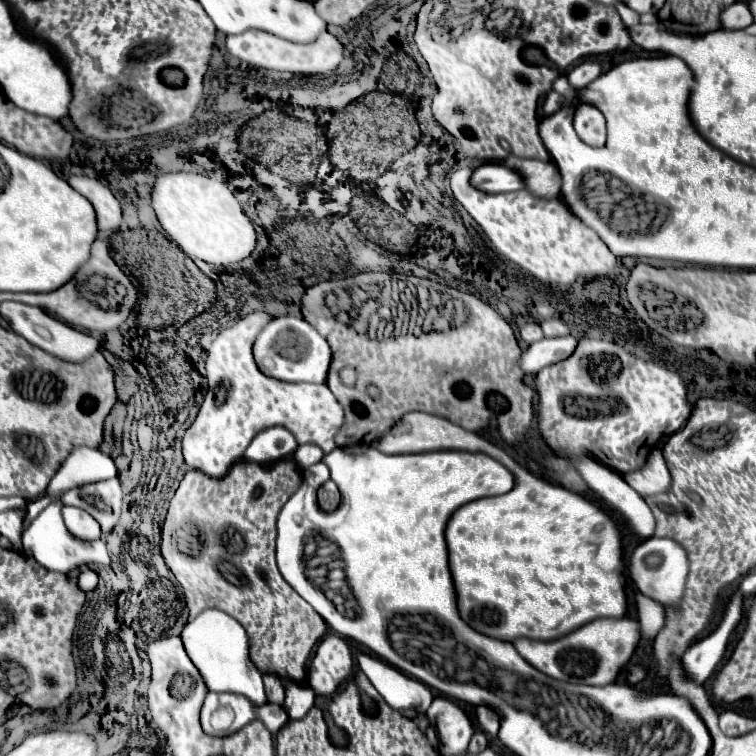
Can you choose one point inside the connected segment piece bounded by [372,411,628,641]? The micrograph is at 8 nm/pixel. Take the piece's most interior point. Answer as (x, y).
(539, 562)

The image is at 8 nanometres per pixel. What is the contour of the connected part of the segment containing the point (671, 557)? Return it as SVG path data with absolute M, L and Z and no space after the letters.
M652 537L652 539L644 541L640 547L636 547L636 551L632 553L628 573L642 593L646 593L650 597L658 597L658 601L662 601L666 607L670 607L682 599L684 583L686 583L686 575L688 575L688 557L686 557L686 551L676 541Z

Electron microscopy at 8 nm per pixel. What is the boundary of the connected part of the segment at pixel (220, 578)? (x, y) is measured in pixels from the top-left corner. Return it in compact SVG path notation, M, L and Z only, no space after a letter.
M282 459L272 465L234 463L230 473L220 479L190 469L180 481L180 487L176 489L170 501L168 515L162 527L162 555L166 559L166 565L184 589L190 619L194 619L198 613L210 607L232 615L250 637L250 657L256 663L256 667L262 673L270 673L280 679L288 677L298 683L302 683L306 675L306 661L314 645L322 639L322 635L328 629L326 621L284 581L274 561L276 517L284 503L290 499L290 495L298 491L300 483L302 471L294 459Z

